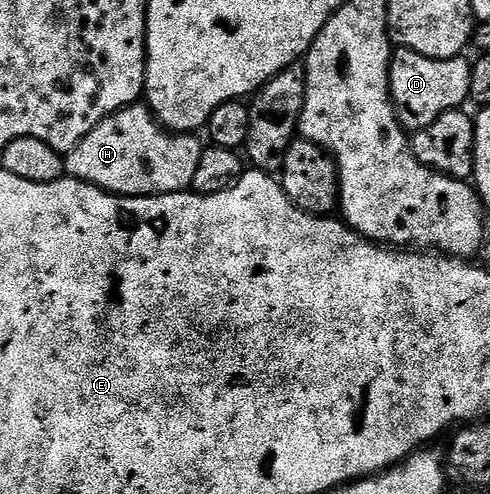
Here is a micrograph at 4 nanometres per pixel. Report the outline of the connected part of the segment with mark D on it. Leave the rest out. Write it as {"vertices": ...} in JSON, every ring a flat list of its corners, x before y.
{"vertices":[[397,47,389,61,389,96,393,99,393,108,401,126,409,133,427,129,427,125,443,117,443,113,464,108,465,102,468,104,471,99,472,72,473,63,465,57,432,59,406,47]]}

